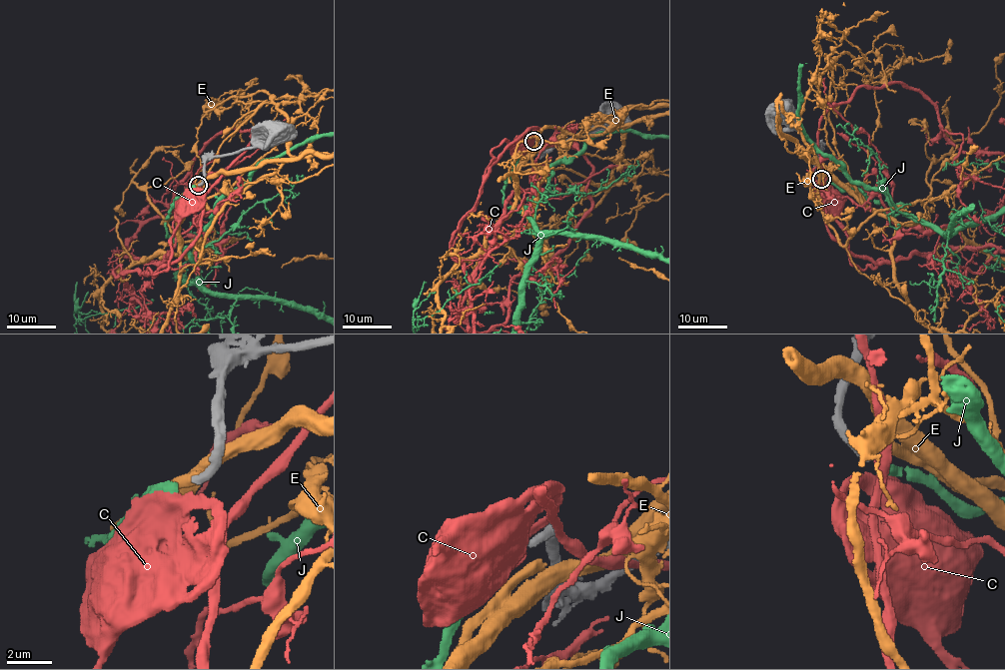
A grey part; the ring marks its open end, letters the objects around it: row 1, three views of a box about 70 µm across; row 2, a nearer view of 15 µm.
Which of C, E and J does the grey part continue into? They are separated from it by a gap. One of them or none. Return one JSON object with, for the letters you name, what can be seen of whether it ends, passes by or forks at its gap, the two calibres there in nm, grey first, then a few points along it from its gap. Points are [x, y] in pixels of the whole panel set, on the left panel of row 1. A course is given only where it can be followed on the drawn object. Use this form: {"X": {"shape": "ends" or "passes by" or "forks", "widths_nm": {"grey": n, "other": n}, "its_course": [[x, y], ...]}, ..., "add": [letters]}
{"J": {"shape": "ends", "widths_nm": {"grey": 360, "other": 440}}, "add": ["J"]}

